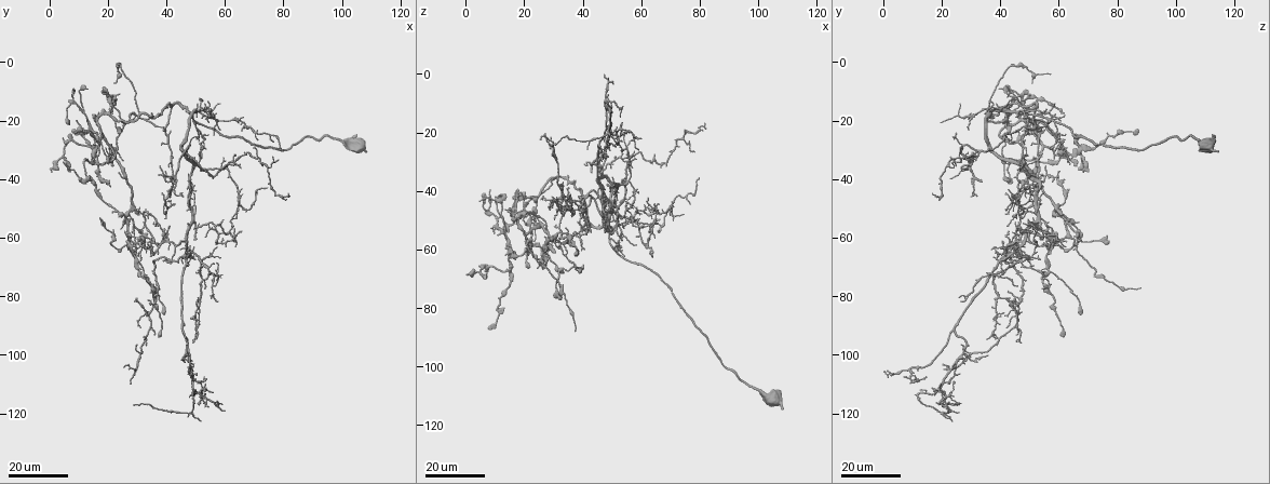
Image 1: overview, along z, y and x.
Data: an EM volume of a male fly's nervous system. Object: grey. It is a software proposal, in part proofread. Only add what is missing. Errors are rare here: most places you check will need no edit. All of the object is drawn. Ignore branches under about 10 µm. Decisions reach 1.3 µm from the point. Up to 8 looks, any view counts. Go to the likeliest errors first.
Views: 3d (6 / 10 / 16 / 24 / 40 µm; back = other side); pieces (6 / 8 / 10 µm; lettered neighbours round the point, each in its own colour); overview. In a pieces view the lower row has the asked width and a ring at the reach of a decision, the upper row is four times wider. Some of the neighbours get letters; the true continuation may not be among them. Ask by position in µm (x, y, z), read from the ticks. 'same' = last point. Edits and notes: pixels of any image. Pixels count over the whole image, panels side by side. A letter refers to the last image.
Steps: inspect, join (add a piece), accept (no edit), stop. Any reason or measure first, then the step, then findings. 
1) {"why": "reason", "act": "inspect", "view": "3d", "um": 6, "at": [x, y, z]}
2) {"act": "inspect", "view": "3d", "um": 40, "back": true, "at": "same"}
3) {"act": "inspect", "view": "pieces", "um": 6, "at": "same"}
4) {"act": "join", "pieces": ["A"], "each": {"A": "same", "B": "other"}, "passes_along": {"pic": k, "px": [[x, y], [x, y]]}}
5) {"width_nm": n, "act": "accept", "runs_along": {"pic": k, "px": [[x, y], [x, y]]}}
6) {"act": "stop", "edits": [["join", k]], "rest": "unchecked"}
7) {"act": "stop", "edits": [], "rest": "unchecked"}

{"why": "an open end", "act": "inspect", "view": "3d", "um": 16, "at": [29, 81, 42]}

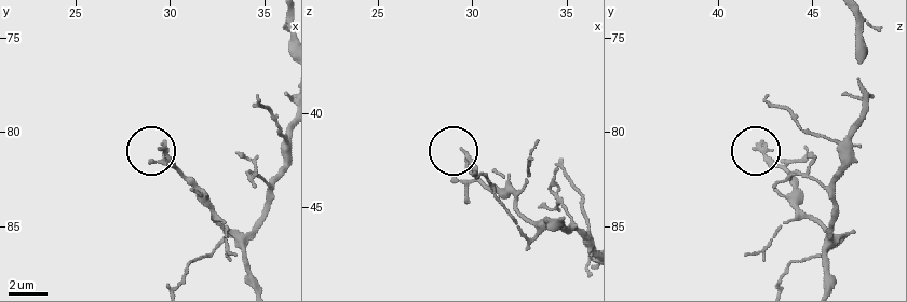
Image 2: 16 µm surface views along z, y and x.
{"act": "inspect", "view": "pieces", "um": 10, "at": [29.7, 80.9, 42.1]}

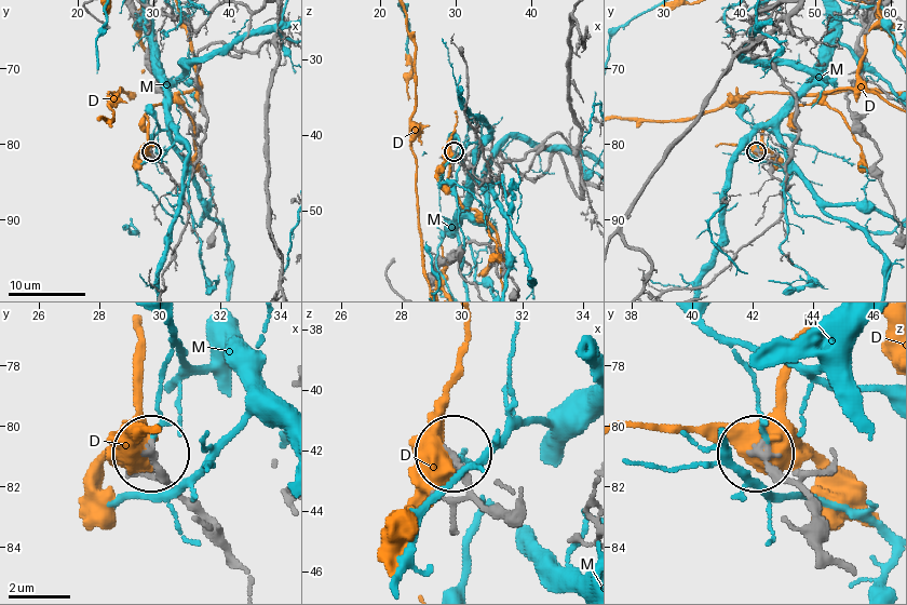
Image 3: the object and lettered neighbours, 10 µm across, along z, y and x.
{"act": "accept", "each": {"D": "other", "M": "other"}, "runs_along": {"pic": 3, "px": [[825, 554], [810, 499], [758, 456]]}, "found": "no lettered piece goes on from it"}

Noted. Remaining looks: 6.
{"why": "end of a long branch", "act": "inspect", "view": "3d", "um": 16, "at": [50, 96, 46]}

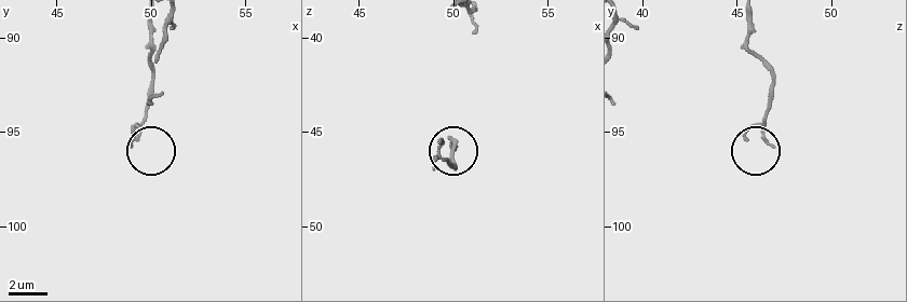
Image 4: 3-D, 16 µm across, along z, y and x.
{"act": "inspect", "view": "pieces", "um": 6, "at": [49.4, 95.5, 45.5]}

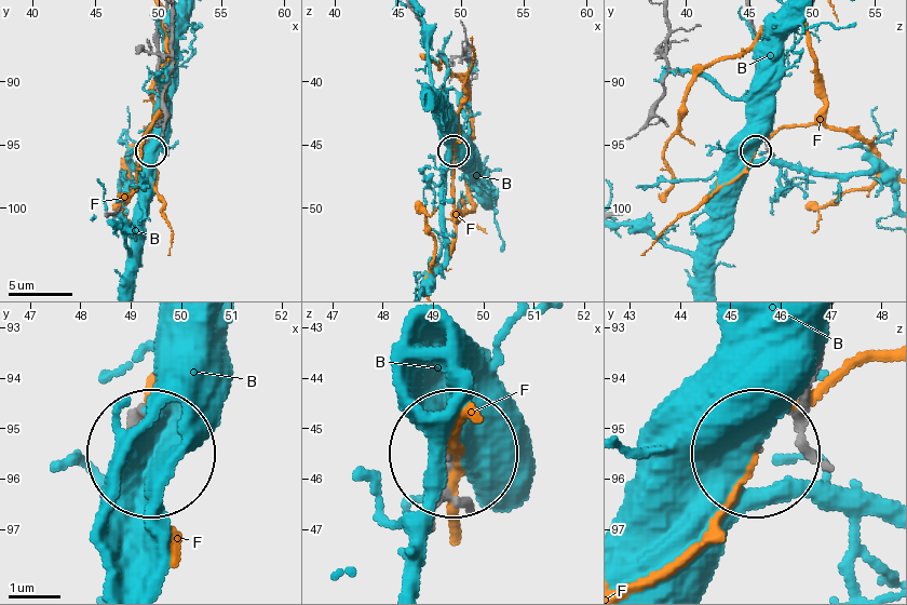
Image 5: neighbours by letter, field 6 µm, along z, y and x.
{"width_nm": 130, "act": "accept", "each": {"B": "other", "F": "other"}, "runs_along": {"pic": 5, "px": [[462, 498], [454, 451]]}, "found": "no lettered piece goes on from it"}

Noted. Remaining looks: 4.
{"why": "free end", "act": "inspect", "view": "3d", "um": 24, "at": [108, 30, 114]}

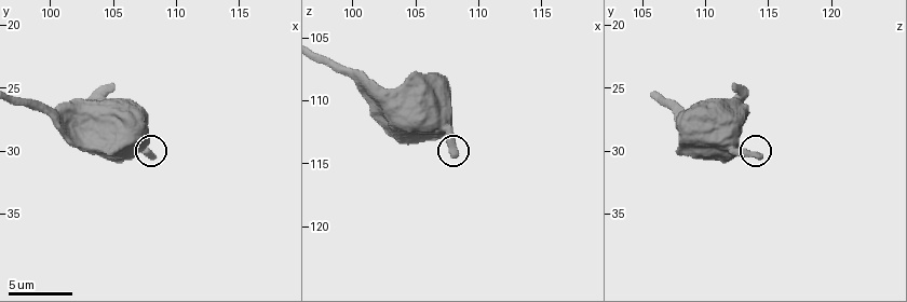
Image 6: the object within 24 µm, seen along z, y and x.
{"act": "inspect", "view": "pieces", "um": 6, "at": [108.2, 30.6, 114.4]}

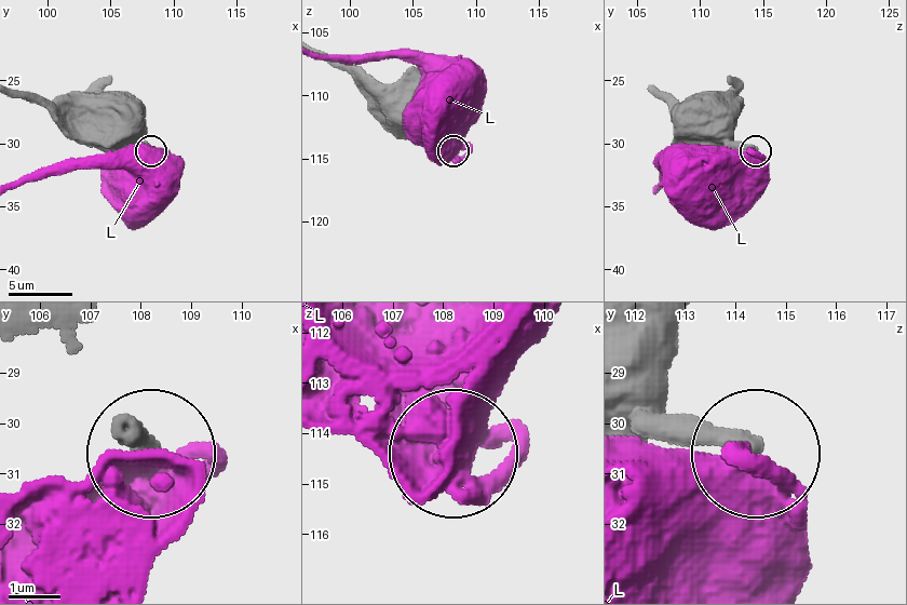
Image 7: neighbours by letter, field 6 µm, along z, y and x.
{"width_nm": 400, "act": "accept", "each": {"L": "other"}, "found": "none of them fits"}

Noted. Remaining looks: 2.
{"why": "thick end", "act": "inspect", "view": "3d", "um": 24, "at": [32, 62, 77]}

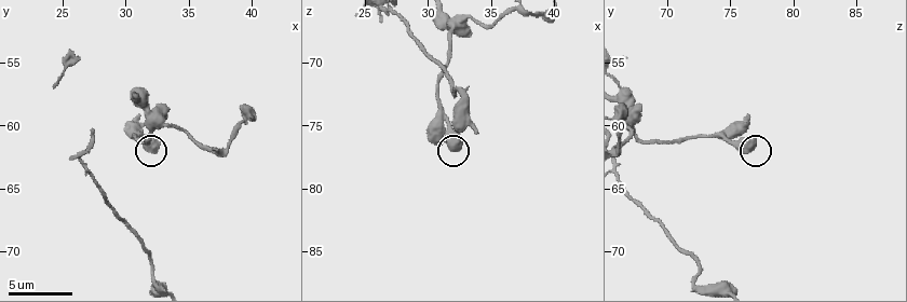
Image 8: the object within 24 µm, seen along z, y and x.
{"act": "inspect", "view": "pieces", "um": 8, "at": [32.4, 61.6, 77.0]}

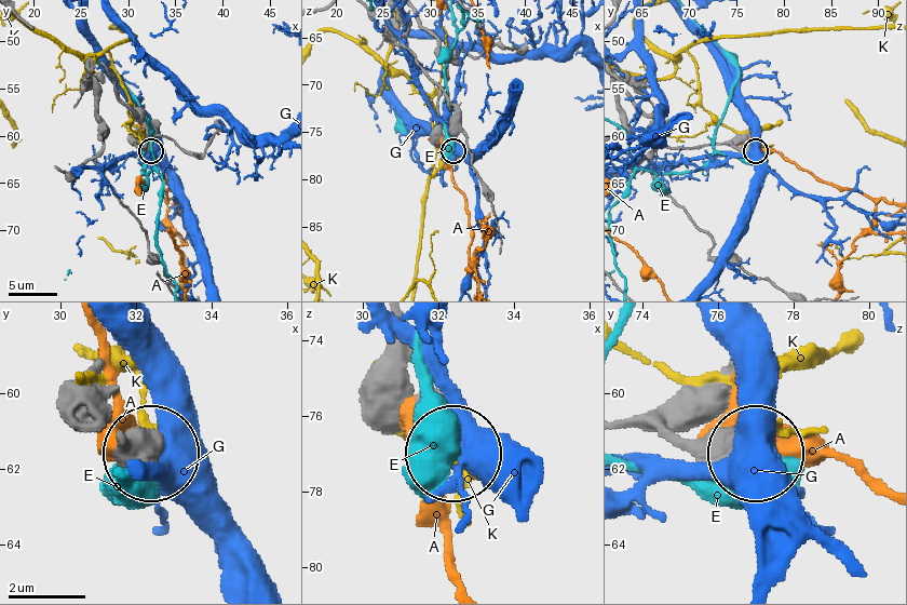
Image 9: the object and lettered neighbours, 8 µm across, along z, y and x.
{"act": "accept", "each": {"A": "other", "E": "other", "G": "other", "K": "other"}, "found": "none of them fits"}

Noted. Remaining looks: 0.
{"act": "stop", "edits": [], "rest": "unchecked"}

